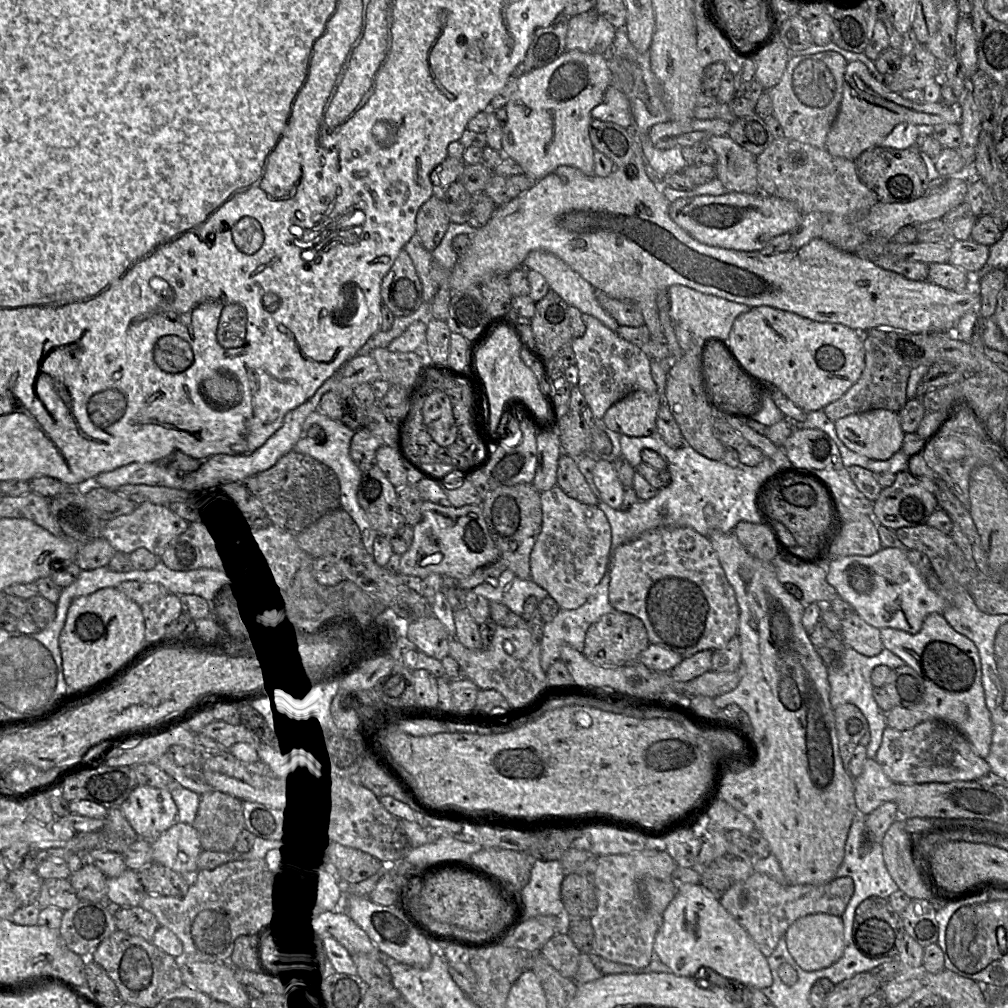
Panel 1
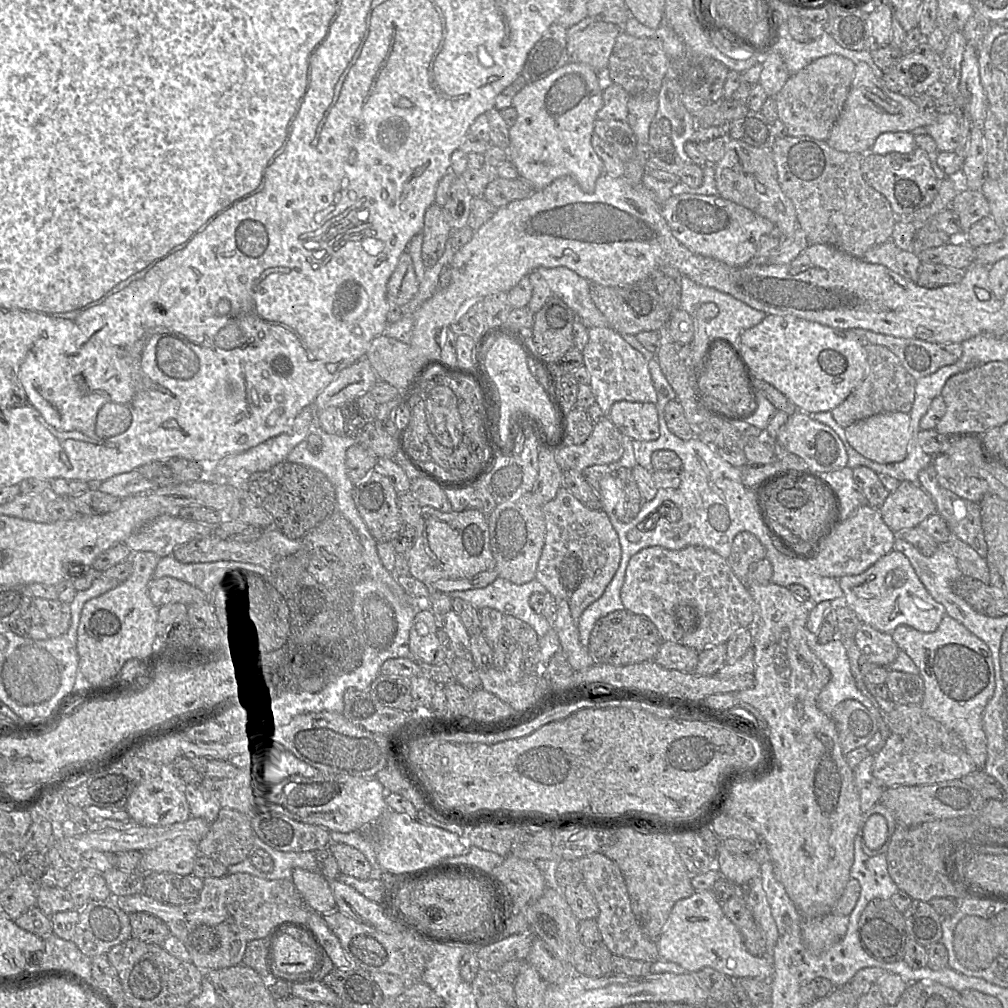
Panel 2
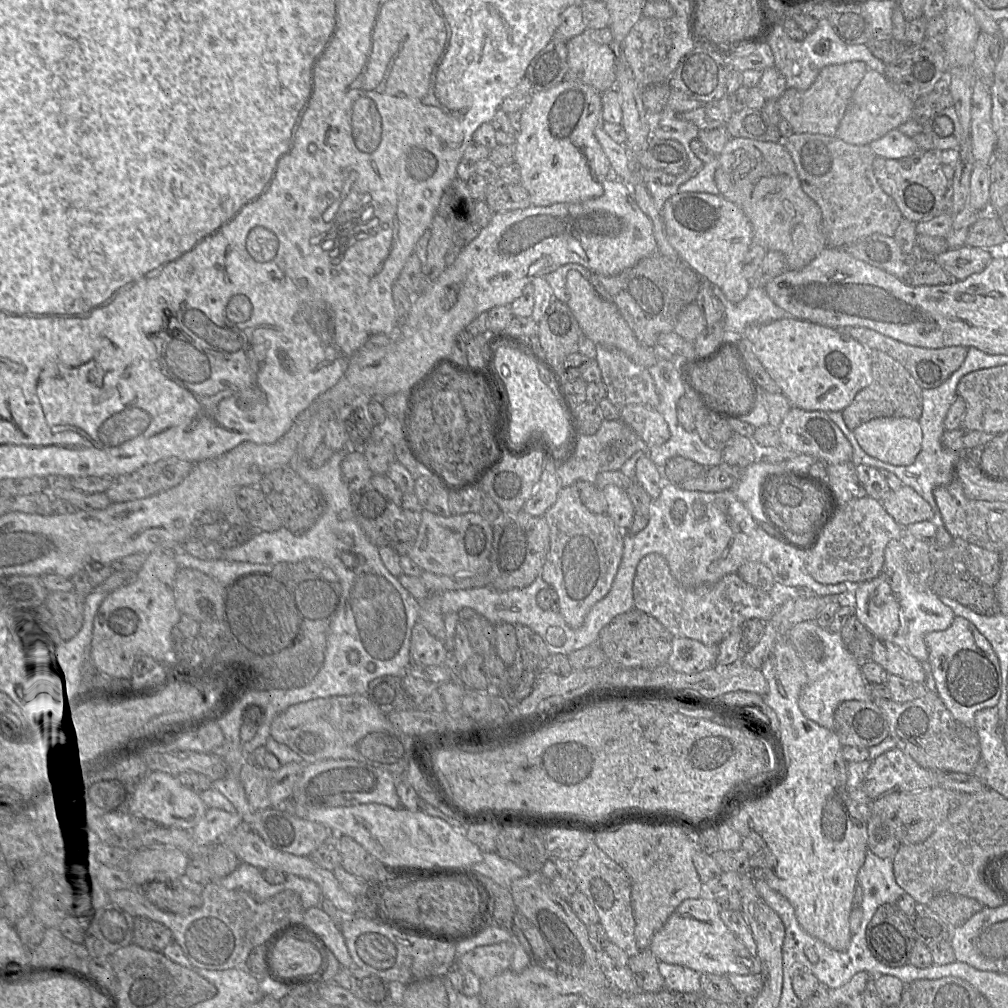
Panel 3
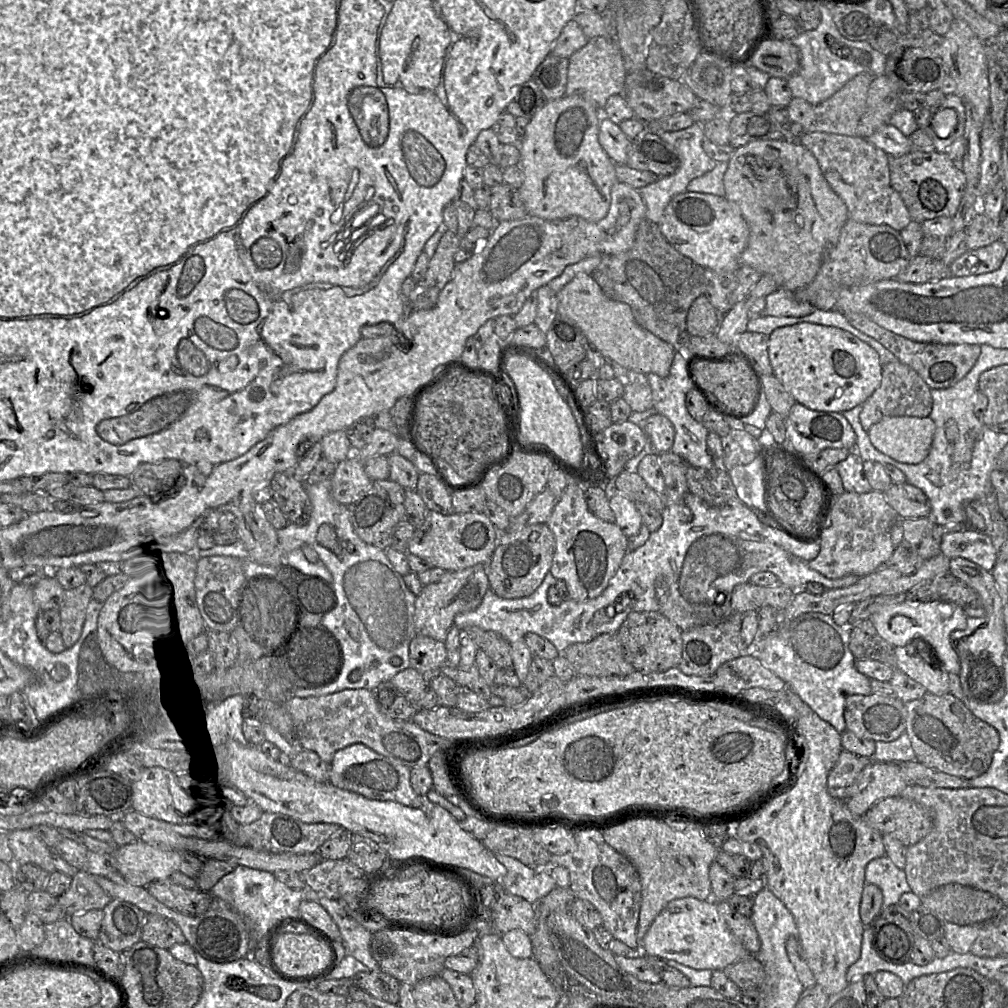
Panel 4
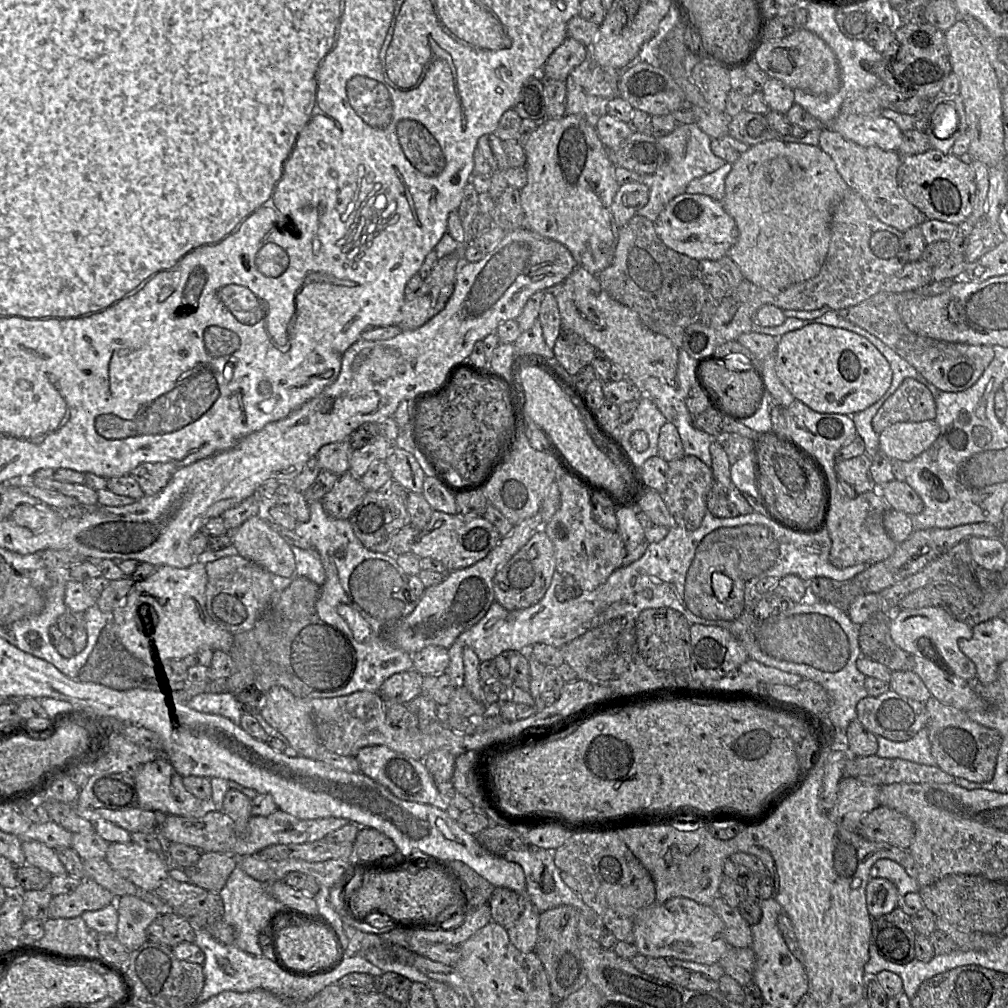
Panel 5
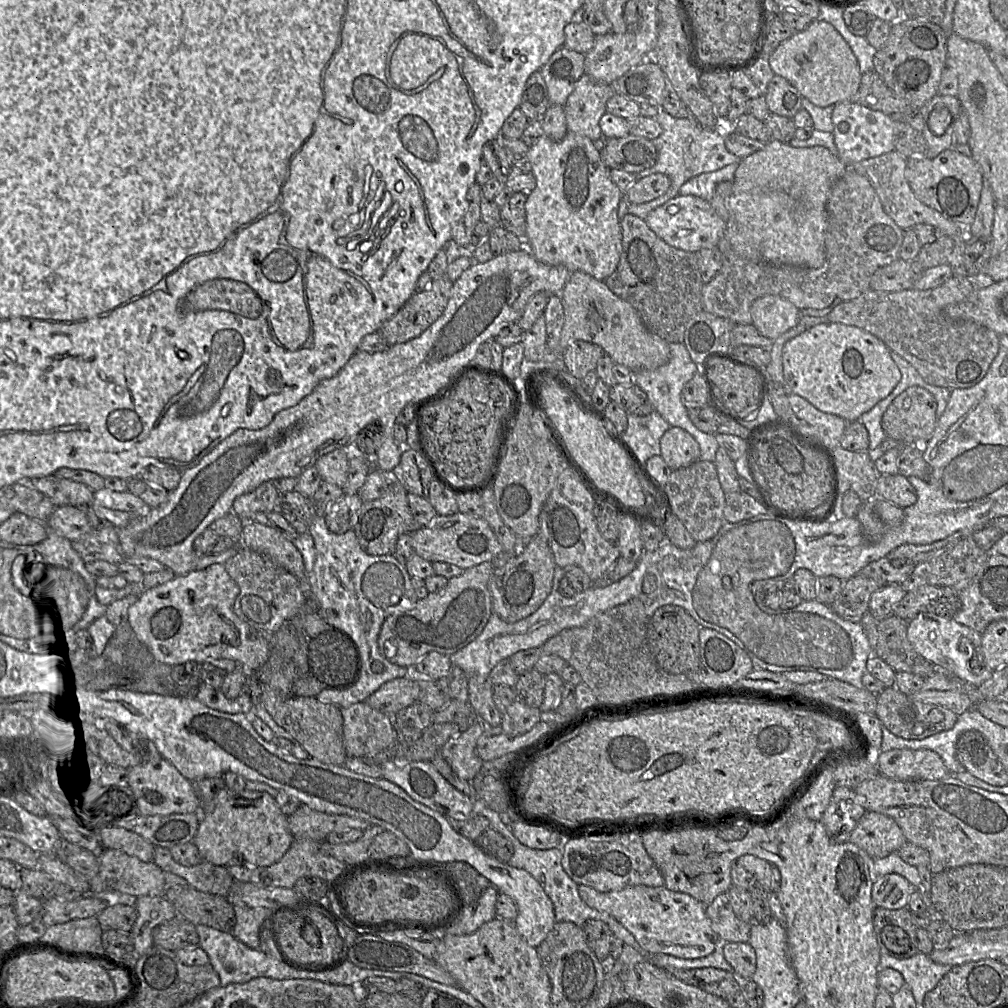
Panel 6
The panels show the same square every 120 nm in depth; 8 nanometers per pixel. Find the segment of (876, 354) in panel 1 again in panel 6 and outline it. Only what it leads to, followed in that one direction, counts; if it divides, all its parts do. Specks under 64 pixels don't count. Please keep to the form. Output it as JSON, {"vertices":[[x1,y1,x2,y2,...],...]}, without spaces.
{"vertices":[[911,386,896,396,881,418,886,437,904,445,931,439,937,424,937,402,925,388]]}

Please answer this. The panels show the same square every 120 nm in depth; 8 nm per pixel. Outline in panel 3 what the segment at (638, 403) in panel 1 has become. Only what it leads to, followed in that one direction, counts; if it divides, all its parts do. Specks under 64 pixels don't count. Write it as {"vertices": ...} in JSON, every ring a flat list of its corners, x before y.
{"vertices":[[628,404,621,409,620,418,641,438,644,448,662,445,670,438,668,424,655,407]]}

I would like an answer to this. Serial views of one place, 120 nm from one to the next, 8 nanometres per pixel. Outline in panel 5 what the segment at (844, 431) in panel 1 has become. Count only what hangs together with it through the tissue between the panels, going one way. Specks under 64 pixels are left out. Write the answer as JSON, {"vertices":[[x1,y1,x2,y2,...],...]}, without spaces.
{"vertices":[[935,419,895,423,878,435,879,454,909,461,926,450,938,435,939,425]]}

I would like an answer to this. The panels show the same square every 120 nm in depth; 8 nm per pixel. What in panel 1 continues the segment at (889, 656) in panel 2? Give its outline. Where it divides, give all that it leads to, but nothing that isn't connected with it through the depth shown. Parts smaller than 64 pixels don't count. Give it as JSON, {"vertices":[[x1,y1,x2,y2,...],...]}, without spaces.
{"vertices":[[857,613,842,620,841,639,858,653,873,657,883,651,880,629,867,624]]}

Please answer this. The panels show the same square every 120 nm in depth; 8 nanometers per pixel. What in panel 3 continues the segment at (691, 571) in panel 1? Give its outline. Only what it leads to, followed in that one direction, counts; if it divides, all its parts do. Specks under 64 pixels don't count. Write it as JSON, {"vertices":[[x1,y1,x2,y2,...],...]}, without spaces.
{"vertices":[[649,553,639,561,632,590,635,609,656,618,674,637,691,638,705,645,718,645,728,633,749,619,768,621,777,609,768,592,747,584,737,573,727,574,713,584,683,586,658,553]]}

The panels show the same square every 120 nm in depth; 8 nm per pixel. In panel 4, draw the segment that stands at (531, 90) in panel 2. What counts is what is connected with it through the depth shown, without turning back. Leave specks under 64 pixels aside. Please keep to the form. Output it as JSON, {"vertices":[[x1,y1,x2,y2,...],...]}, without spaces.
{"vertices":[[564,95,559,99,546,101,530,118,525,135,519,142,520,166,523,171,519,193,528,215,548,221,579,216,589,222,597,222,607,215,611,204,611,188,617,179,616,164,598,141,601,117,601,112,582,97]]}

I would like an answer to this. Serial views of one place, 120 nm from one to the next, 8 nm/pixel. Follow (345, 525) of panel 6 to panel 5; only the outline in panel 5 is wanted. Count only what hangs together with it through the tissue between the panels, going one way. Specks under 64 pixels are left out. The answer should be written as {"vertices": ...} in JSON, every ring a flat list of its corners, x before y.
{"vertices":[[347,471,338,477,333,488,321,501,328,516,334,519,348,519,365,493,360,479]]}

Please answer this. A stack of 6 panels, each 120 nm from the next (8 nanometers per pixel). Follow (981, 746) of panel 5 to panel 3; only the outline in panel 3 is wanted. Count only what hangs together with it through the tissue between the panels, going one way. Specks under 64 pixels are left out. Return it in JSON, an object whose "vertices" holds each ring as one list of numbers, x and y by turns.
{"vertices":[[928,690,923,697,905,703,897,703,892,699,886,700,878,696,872,696,872,702,882,711,889,727,890,737,895,741,896,747,910,755,919,765,935,772,973,774,981,758,977,731,957,721,935,690]]}

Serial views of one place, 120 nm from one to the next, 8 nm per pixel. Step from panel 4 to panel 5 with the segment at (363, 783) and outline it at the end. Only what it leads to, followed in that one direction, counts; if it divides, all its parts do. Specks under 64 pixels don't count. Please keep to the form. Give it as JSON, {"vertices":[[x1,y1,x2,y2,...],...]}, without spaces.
{"vertices":[[385,746,364,747,355,756,359,764,359,772,387,788,396,797,448,810,447,801,441,796,437,784,426,769,423,761,412,759,406,755,394,752]]}

